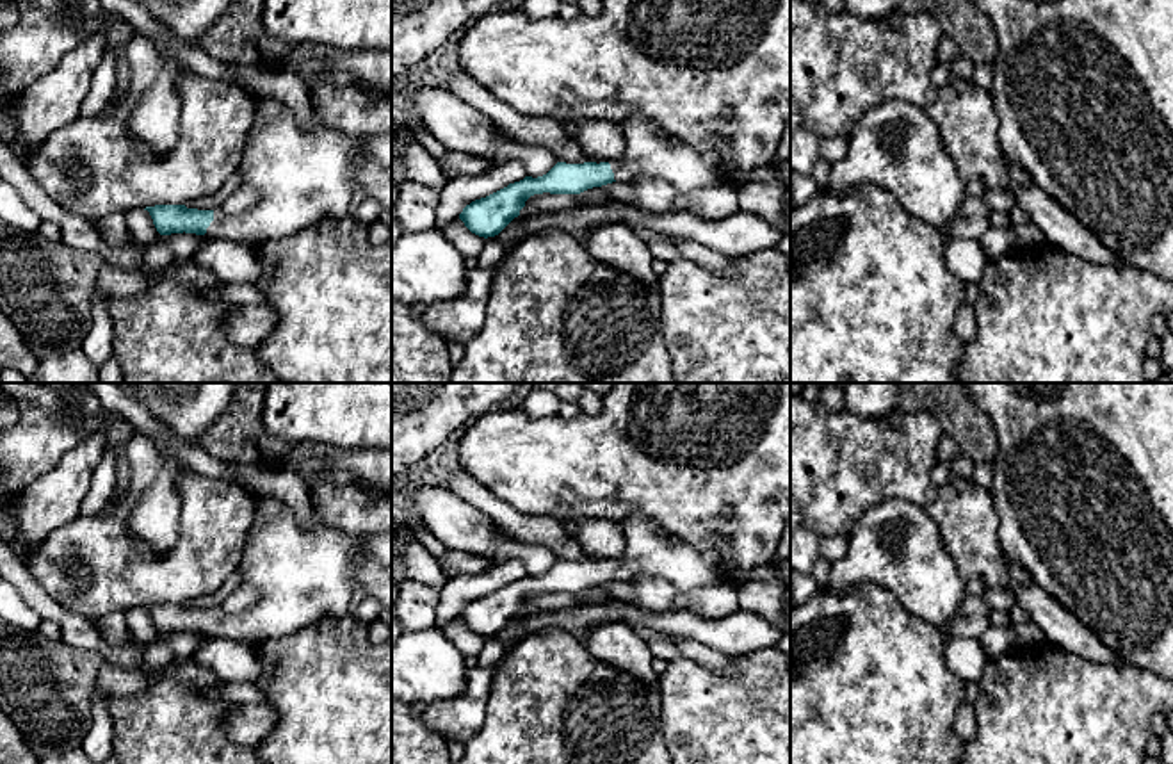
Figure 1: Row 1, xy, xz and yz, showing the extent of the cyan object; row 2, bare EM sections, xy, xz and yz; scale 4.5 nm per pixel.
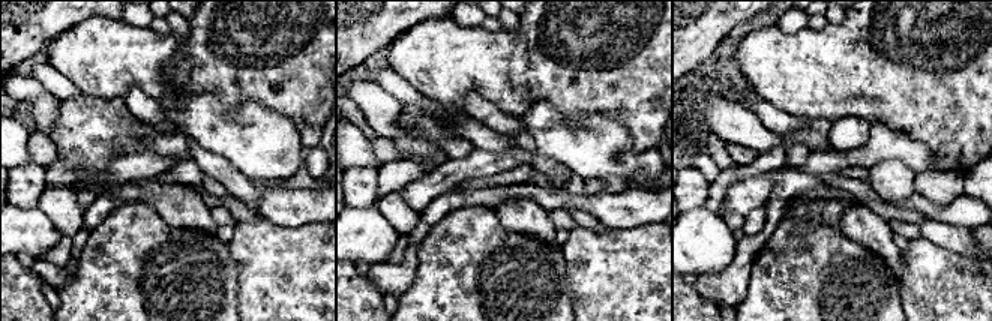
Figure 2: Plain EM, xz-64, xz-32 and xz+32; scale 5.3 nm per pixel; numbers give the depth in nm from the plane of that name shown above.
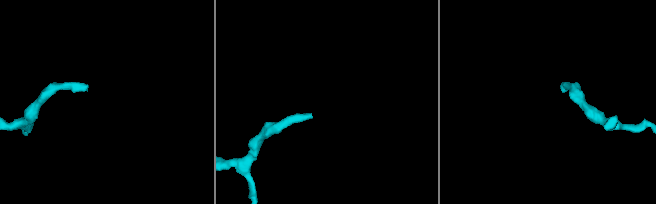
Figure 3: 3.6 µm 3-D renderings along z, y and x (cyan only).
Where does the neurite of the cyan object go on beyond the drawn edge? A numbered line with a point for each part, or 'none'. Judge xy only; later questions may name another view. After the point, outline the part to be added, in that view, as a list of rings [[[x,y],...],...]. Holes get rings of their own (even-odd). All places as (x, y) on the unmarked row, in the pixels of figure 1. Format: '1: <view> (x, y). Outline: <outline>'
1: xy (303, 576). Outline: [[[269,495],[258,499],[237,568],[242,586],[255,588],[258,600],[242,613],[214,609],[214,620],[206,627],[208,636],[255,646],[265,639],[288,636],[324,618],[344,618],[352,613],[360,597],[360,568],[363,565],[374,563],[392,573],[392,531],[349,534],[326,524],[313,506],[310,516],[310,527],[303,529],[292,508],[283,500]]]

